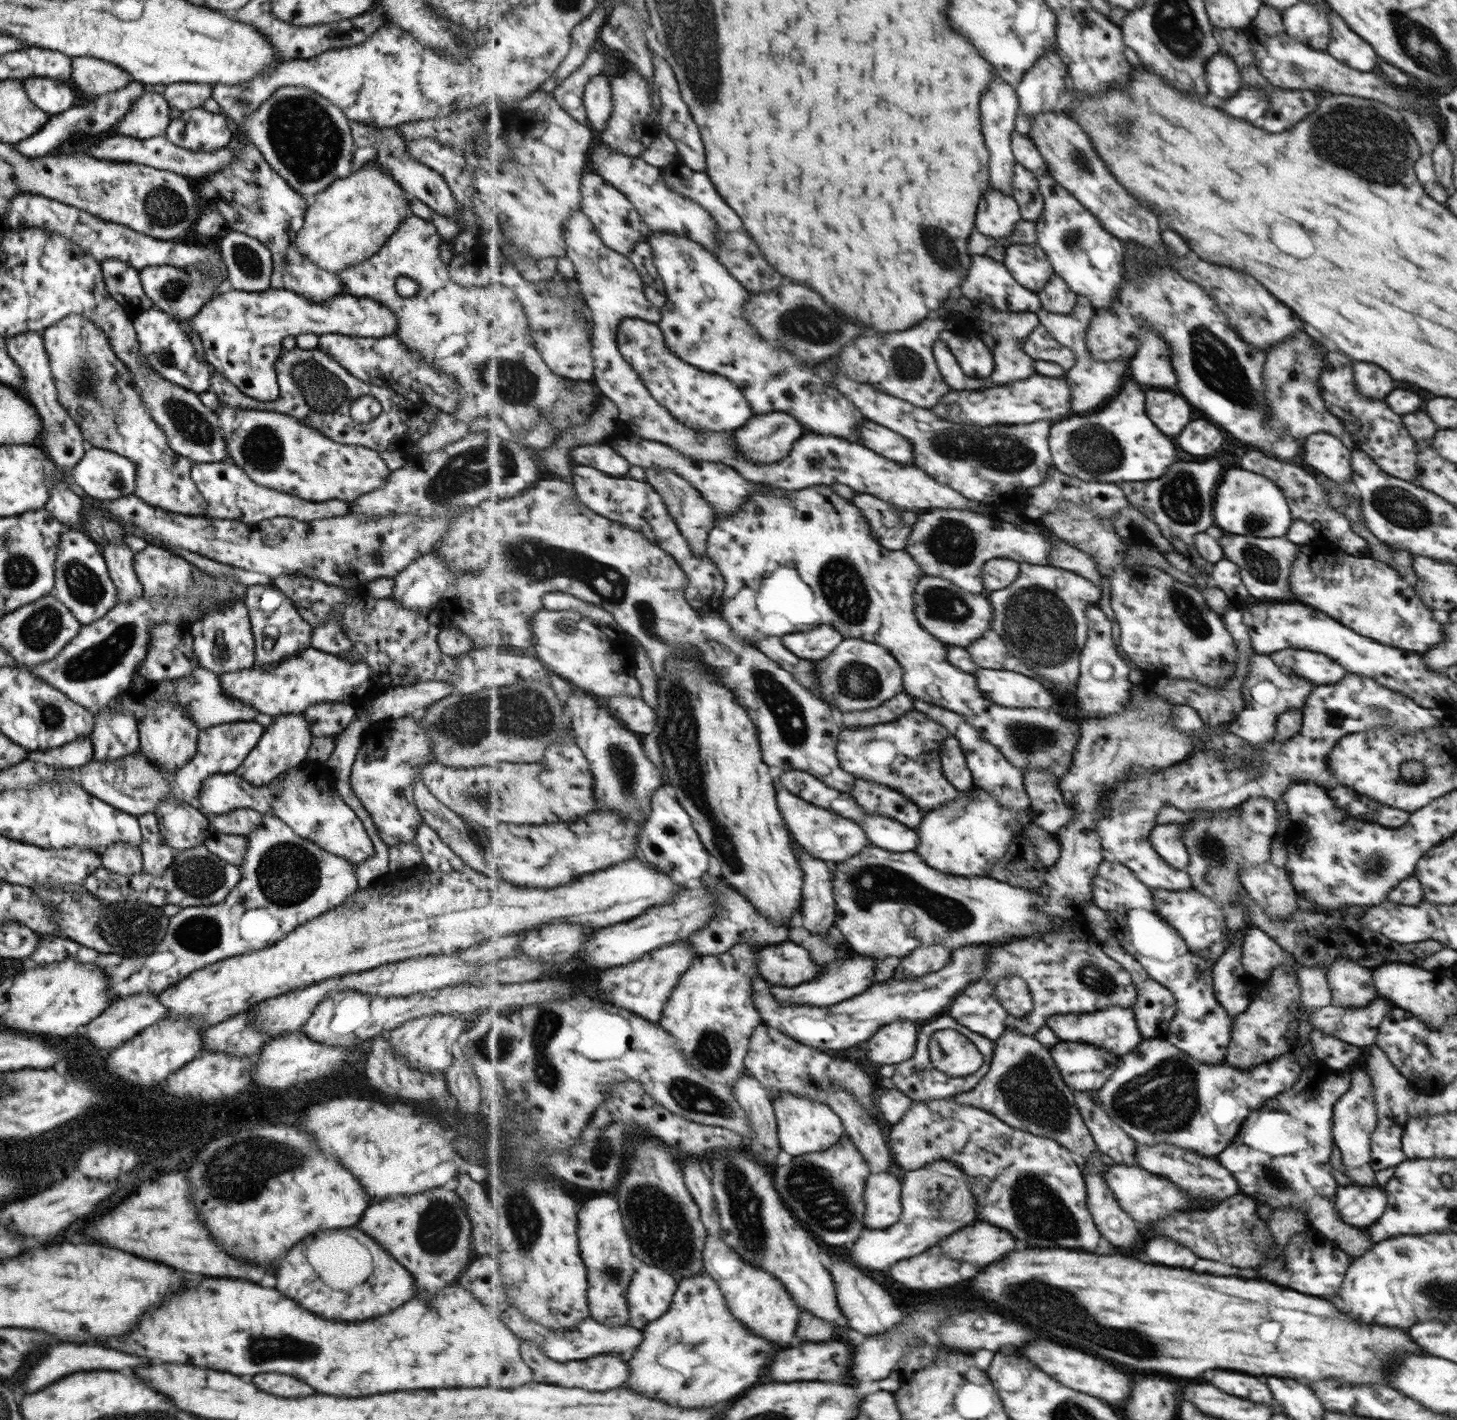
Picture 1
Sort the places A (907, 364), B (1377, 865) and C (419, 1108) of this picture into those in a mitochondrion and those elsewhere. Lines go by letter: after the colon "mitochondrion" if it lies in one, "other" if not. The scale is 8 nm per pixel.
A: mitochondrion
B: mitochondrion
C: other

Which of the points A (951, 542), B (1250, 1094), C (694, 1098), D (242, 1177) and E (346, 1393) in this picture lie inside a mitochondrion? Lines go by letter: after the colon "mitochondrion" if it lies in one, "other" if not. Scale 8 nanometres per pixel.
A: mitochondrion
B: other
C: mitochondrion
D: mitochondrion
E: other

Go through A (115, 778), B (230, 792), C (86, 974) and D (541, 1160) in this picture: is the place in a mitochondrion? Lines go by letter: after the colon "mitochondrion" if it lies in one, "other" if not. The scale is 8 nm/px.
A: mitochondrion
B: other
C: other
D: other

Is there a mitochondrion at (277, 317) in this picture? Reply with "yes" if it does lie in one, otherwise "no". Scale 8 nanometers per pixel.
no

